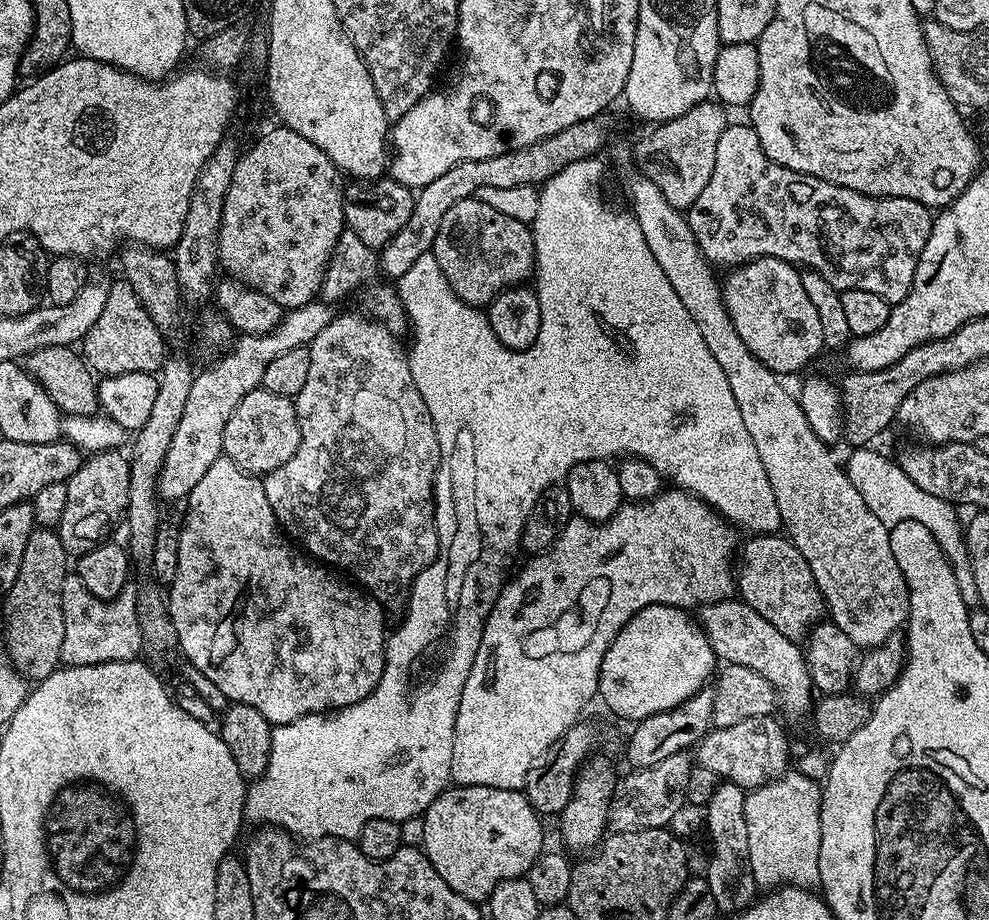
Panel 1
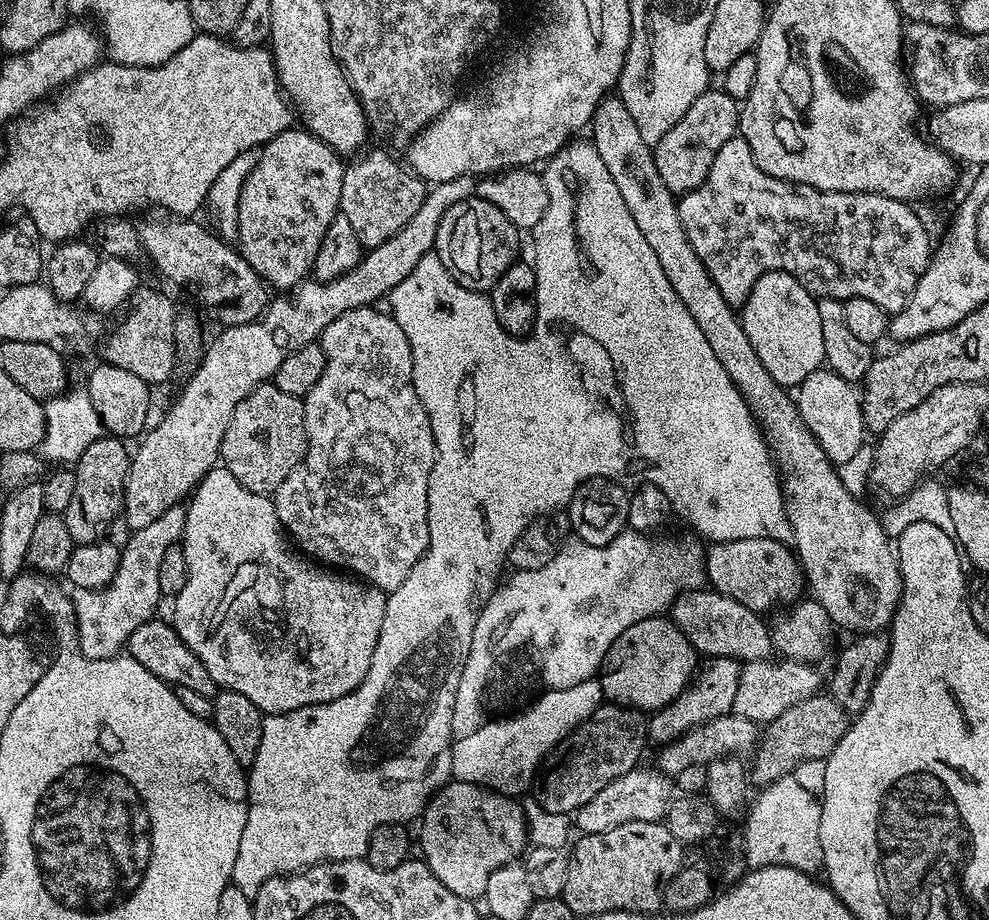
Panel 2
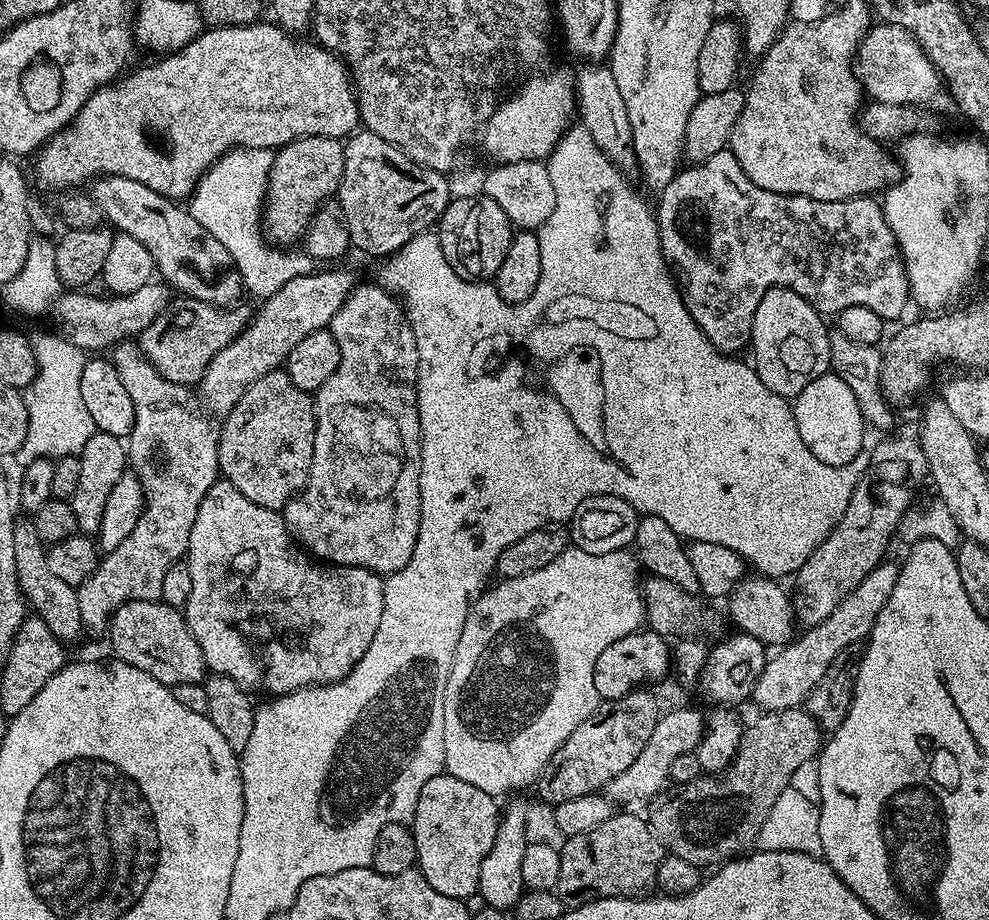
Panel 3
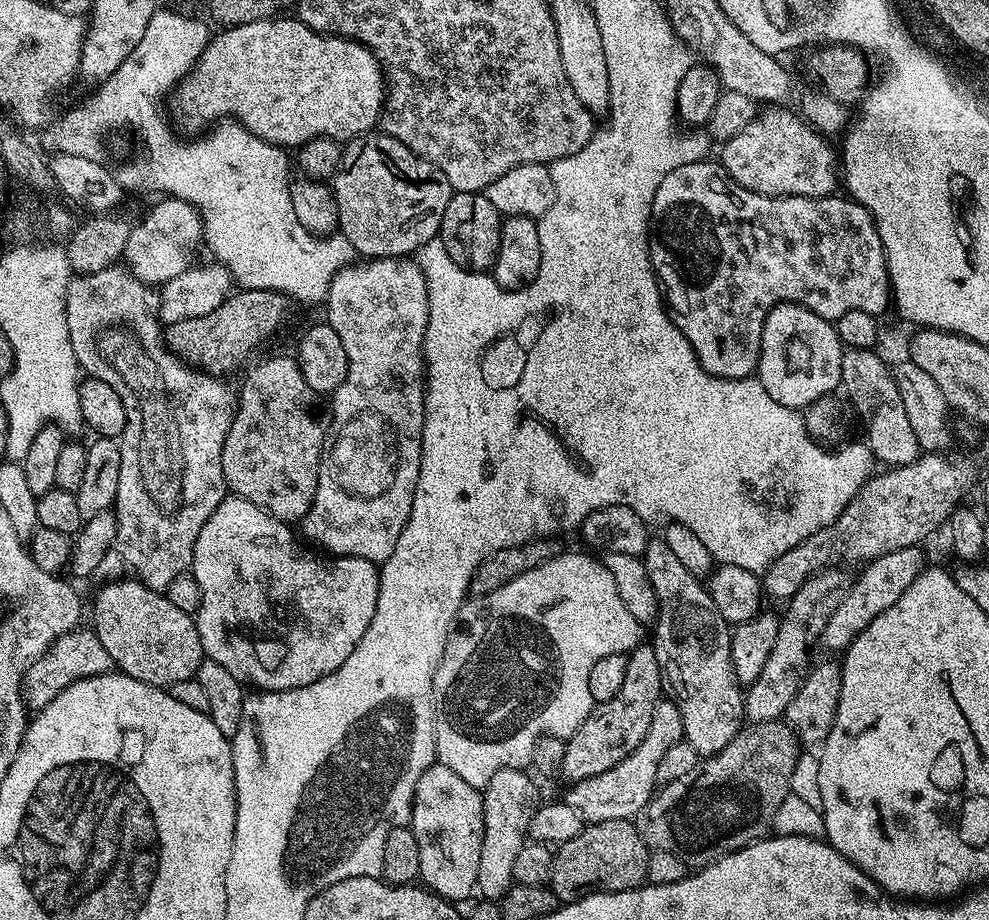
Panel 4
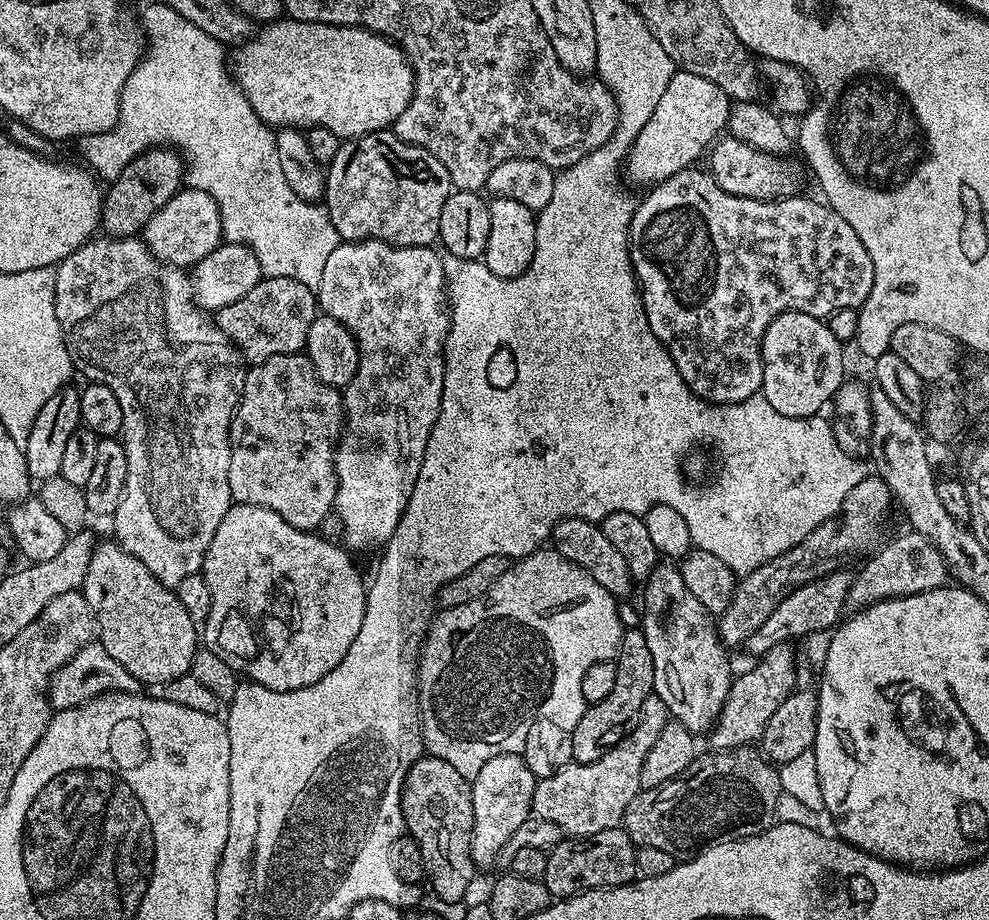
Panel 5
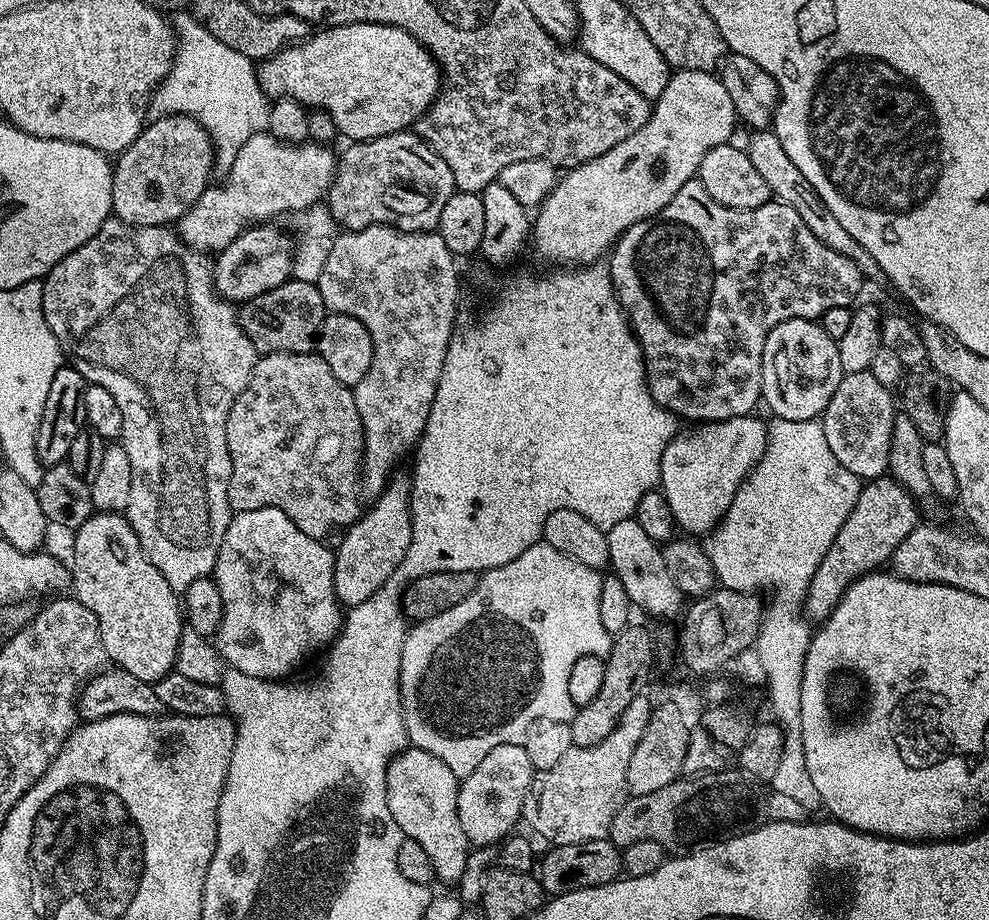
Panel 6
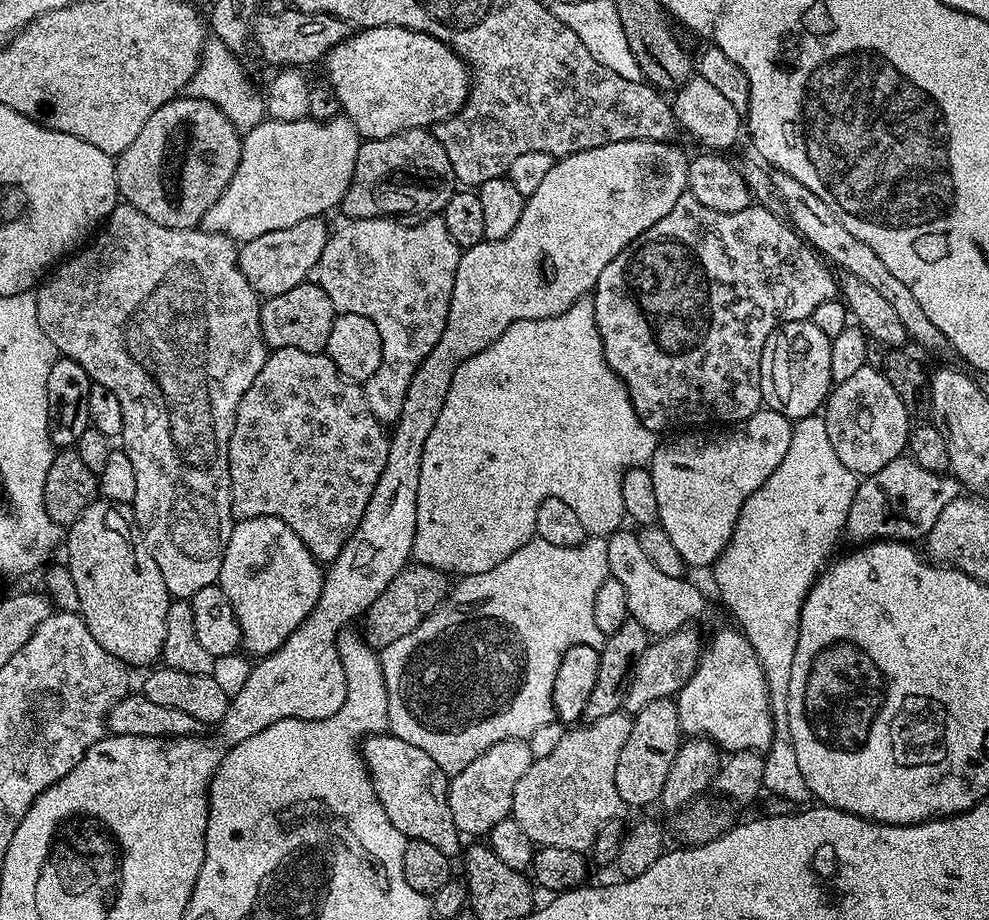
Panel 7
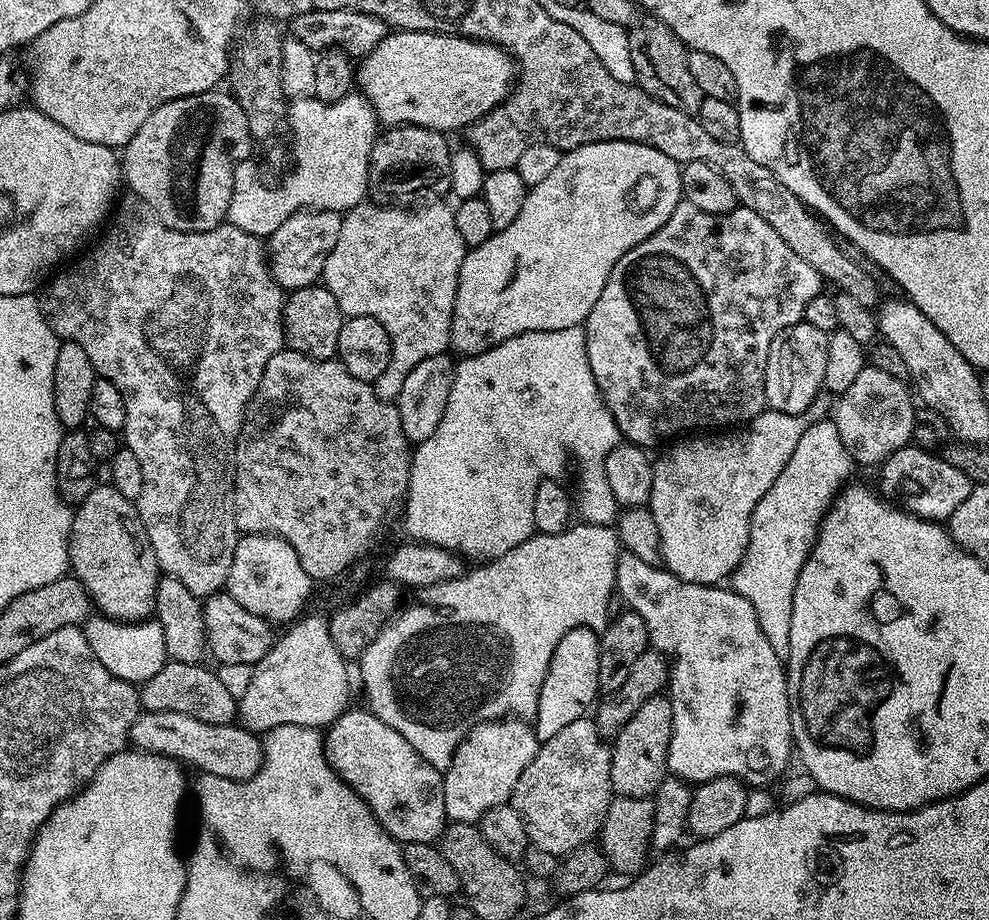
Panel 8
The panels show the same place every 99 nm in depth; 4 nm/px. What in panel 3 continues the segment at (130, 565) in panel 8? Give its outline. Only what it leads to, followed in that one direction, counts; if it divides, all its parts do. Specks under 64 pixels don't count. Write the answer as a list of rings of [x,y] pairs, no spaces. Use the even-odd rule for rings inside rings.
[[[131,600],[122,605],[113,614],[106,636],[112,639],[115,659],[146,670],[150,678],[158,678],[163,684],[203,684],[209,675],[202,646],[198,646],[194,634],[190,634],[183,611],[160,600]]]

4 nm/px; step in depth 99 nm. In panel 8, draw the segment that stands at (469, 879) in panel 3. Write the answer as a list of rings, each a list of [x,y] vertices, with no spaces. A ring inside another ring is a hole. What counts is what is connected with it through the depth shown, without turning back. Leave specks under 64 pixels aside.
[[[353,707],[343,712],[327,729],[324,736],[324,753],[332,769],[345,780],[357,794],[370,806],[370,810],[378,818],[378,822],[401,845],[431,844],[439,841],[444,830],[444,777],[441,769],[430,766],[398,730],[386,726],[371,710]]]

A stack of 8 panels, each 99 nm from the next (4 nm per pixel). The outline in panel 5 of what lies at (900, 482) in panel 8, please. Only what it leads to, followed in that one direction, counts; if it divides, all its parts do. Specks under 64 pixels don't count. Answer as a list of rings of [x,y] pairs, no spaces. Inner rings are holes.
[[[837,570],[806,586],[798,586],[798,590],[782,598],[782,602],[778,602],[778,606],[770,613],[770,618],[766,618],[766,622],[762,622],[762,626],[758,626],[758,630],[750,634],[746,645],[747,651],[752,651],[753,657],[759,658],[774,650],[774,646],[796,642],[799,636],[808,636],[811,632],[827,633],[835,629],[846,612],[844,603],[852,585],[852,577],[851,571]]]

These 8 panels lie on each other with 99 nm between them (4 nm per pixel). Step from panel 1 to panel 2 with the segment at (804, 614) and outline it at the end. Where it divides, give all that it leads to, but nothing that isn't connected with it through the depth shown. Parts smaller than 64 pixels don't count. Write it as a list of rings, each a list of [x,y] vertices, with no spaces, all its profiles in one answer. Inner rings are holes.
[[[738,538],[713,543],[704,553],[704,574],[711,591],[734,598],[734,602],[742,602],[742,606],[757,614],[765,614],[775,604],[791,606],[806,592],[804,573],[793,549],[787,543],[770,538]]]

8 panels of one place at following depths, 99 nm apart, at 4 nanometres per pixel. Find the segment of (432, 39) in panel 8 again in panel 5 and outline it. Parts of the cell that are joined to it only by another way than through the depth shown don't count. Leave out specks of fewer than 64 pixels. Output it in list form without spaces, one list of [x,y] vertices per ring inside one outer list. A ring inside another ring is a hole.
[[[281,18],[263,25],[264,28],[255,33],[251,38],[244,41],[235,49],[236,52],[230,56],[230,71],[233,79],[239,84],[246,98],[249,99],[250,106],[254,108],[254,113],[262,123],[271,126],[273,129],[298,128],[307,130],[309,128],[329,128],[335,136],[341,138],[355,138],[365,136],[371,132],[383,132],[396,121],[398,114],[410,106],[410,98],[416,89],[416,76],[412,72],[412,66],[408,63],[404,52],[397,44],[387,40],[384,36],[379,36],[377,32],[368,32],[364,28],[343,28],[337,24],[315,24],[305,20],[293,20],[291,18]]]

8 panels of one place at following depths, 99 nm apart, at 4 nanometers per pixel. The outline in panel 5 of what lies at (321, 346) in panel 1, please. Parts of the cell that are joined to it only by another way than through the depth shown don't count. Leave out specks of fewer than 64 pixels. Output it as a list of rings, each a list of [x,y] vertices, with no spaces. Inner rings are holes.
[[[353,240],[341,242],[327,259],[323,267],[322,280],[318,282],[315,294],[321,313],[346,326],[354,334],[358,342],[358,374],[342,390],[344,397],[344,430],[336,445],[336,502],[334,516],[340,519],[340,528],[344,531],[343,543],[349,549],[372,548],[387,544],[394,534],[406,506],[410,502],[410,494],[414,494],[414,482],[418,482],[418,470],[422,466],[422,458],[426,454],[426,442],[430,438],[430,430],[438,418],[438,410],[442,402],[442,386],[444,385],[444,340],[448,337],[448,314],[446,307],[446,285],[444,282],[444,267],[440,261],[441,253],[435,252],[435,247],[399,248],[381,240]]]

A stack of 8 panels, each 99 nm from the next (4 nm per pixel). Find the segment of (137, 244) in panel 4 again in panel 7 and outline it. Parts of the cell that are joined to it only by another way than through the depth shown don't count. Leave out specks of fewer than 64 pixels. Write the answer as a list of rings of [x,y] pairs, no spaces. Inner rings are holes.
[[[343,114],[335,116],[333,120],[314,120],[309,118],[306,120],[295,120],[294,122],[282,122],[281,120],[263,119],[260,124],[254,126],[249,132],[243,133],[240,141],[238,170],[234,174],[234,178],[230,178],[226,190],[222,190],[222,198],[218,198],[218,202],[214,202],[214,206],[210,206],[210,210],[200,220],[199,227],[203,228],[205,232],[222,234],[223,236],[229,236],[234,241],[243,242],[254,238],[262,238],[262,234],[266,234],[270,230],[286,230],[286,226],[295,226],[298,222],[306,222],[306,218],[323,217],[328,214],[324,212],[330,211],[331,208],[335,209],[340,201],[344,199],[346,190],[354,178],[354,162],[358,162],[358,150],[361,143],[360,131]]]

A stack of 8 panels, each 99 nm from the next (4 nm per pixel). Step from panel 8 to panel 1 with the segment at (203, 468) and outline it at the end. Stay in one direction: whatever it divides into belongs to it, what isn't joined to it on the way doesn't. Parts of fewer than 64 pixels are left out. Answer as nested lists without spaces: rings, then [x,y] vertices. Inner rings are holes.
[[[69,574],[62,582],[60,605],[66,622],[66,638],[62,638],[61,661],[65,665],[94,666],[102,662],[135,660],[144,648],[144,635],[136,617],[137,593],[119,592],[113,600],[94,598],[80,577]]]

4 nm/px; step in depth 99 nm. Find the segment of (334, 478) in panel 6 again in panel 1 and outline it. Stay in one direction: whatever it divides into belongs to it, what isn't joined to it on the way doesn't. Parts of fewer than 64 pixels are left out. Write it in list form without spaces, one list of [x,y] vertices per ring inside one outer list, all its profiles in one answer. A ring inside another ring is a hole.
[[[263,386],[250,390],[242,402],[238,402],[234,414],[226,421],[226,430],[222,430],[223,455],[230,462],[234,462],[243,470],[249,472],[251,476],[263,478],[269,476],[278,466],[290,462],[300,445],[300,427],[298,426],[298,414],[296,413],[296,402],[291,396],[274,394],[266,390]]]

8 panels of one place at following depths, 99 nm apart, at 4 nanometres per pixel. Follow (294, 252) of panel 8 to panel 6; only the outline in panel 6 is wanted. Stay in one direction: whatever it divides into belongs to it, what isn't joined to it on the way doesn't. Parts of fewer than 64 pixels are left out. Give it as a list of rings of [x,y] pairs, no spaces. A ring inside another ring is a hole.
[[[249,226],[230,246],[226,246],[215,257],[214,279],[216,292],[224,300],[243,302],[282,286],[292,276],[294,240],[276,226]]]

